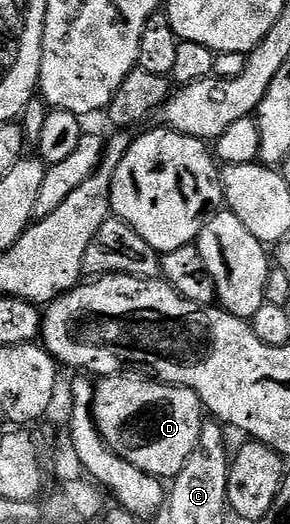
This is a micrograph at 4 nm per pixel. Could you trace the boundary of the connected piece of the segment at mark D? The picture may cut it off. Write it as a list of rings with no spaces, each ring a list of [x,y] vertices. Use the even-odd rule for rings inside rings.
[[[116,375],[102,378],[95,385],[95,401],[91,411],[95,415],[95,423],[105,443],[121,459],[133,463],[133,467],[141,467],[151,477],[173,479],[185,467],[185,459],[193,455],[197,447],[197,439],[201,435],[201,427],[205,420],[203,401],[194,389],[184,389],[181,385],[168,385],[158,379],[142,381],[139,375]]]

